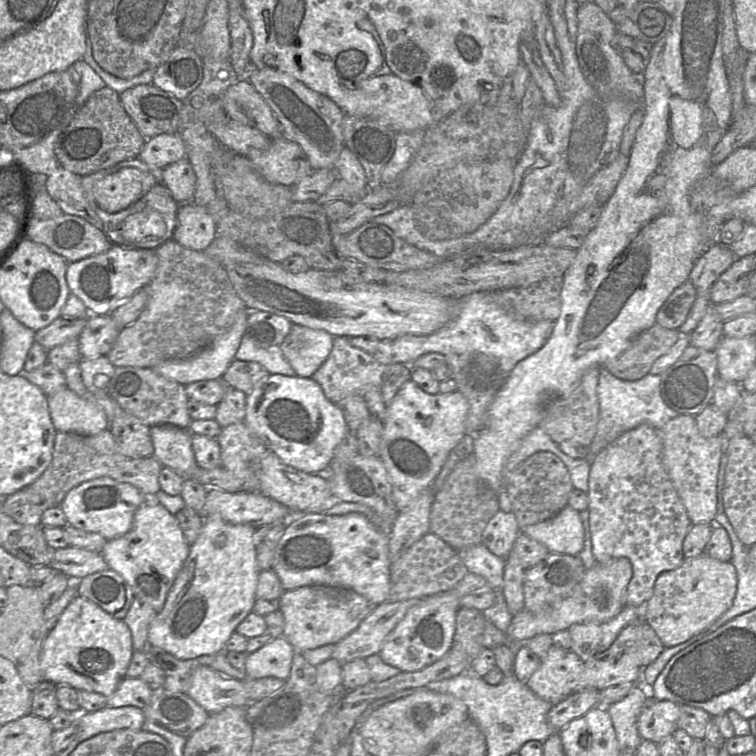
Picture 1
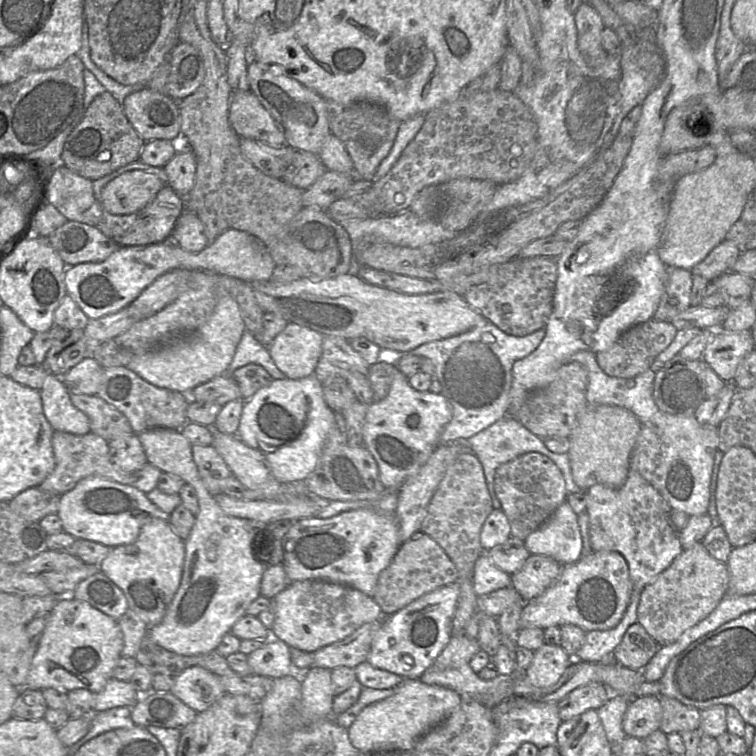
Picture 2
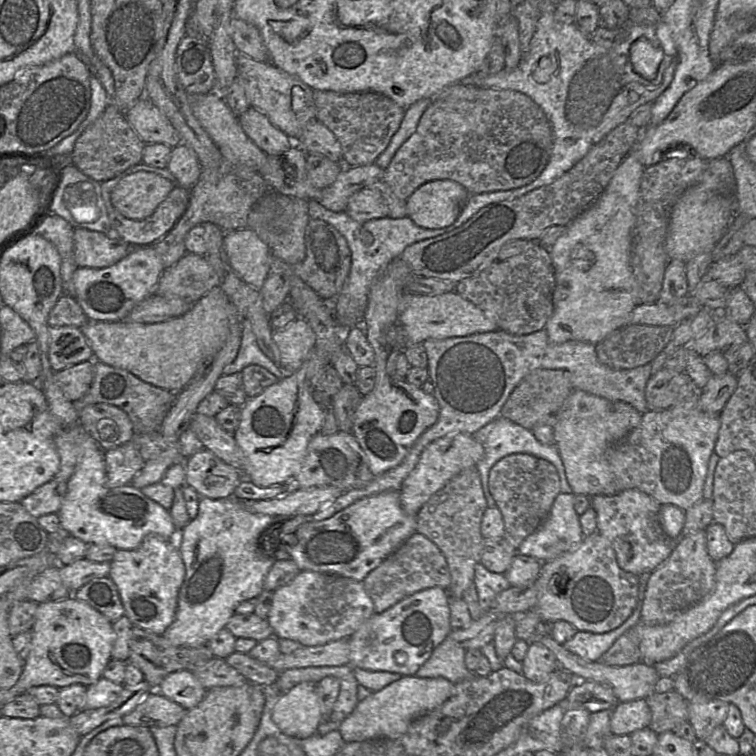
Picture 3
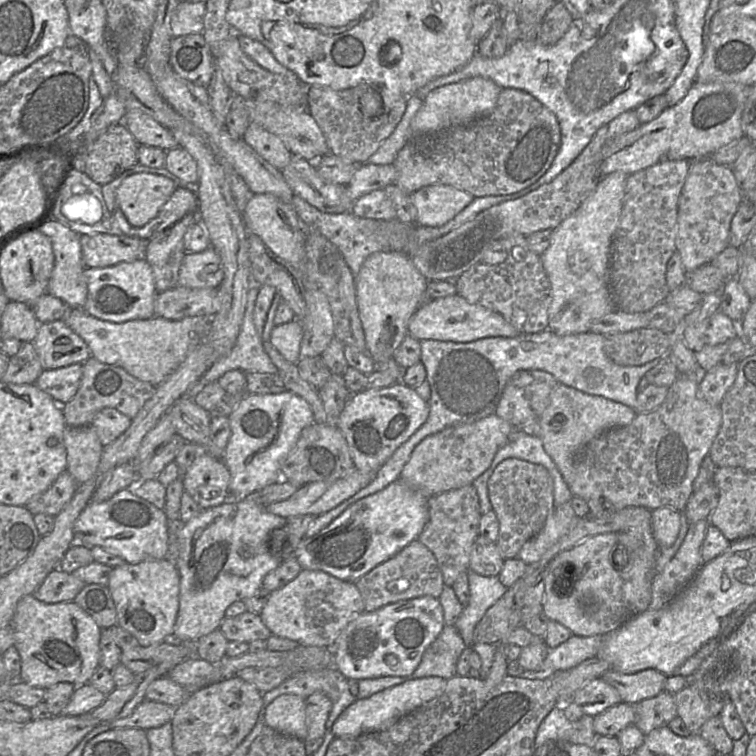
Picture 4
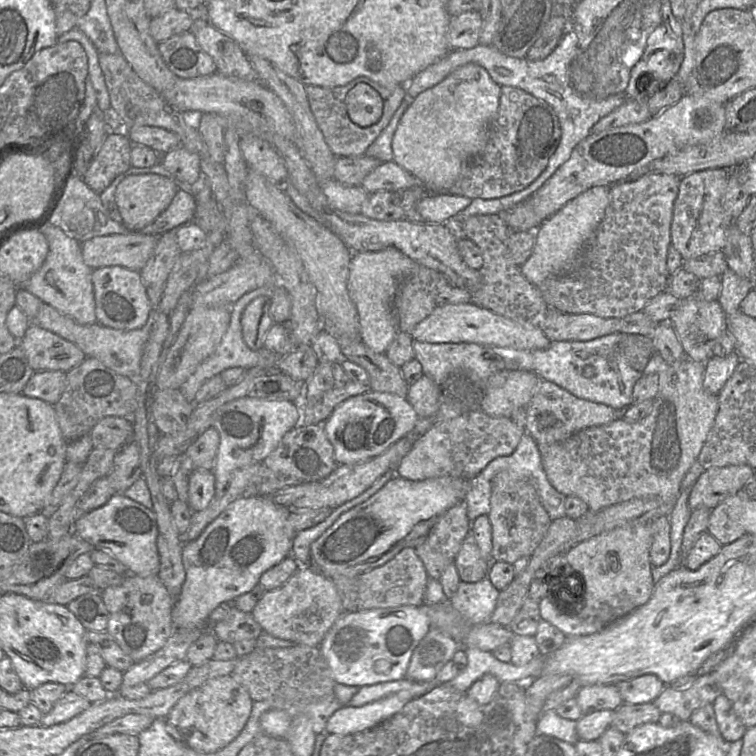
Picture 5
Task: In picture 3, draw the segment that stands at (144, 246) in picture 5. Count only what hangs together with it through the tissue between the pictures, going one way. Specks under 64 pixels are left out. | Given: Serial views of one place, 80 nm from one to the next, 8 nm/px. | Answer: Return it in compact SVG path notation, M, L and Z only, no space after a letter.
M75 228L73 232L73 244L74 244L74 262L77 267L88 267L101 269L112 266L118 261L123 259L130 251L131 247L143 247L143 246L130 246L120 238L110 238L104 233L92 231L84 228Z

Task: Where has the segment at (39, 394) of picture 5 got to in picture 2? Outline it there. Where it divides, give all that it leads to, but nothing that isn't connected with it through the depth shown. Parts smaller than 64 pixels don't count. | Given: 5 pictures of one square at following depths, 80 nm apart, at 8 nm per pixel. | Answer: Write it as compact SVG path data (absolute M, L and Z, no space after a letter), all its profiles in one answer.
M92 356L85 357L62 377L69 393L97 395L102 384L104 367Z

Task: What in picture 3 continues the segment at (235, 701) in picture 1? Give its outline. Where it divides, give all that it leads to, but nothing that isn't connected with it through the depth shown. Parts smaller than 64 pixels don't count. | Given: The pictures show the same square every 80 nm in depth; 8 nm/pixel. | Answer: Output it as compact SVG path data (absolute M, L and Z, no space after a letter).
M180 670L168 674L159 687L154 690L186 710L199 704L207 692L207 689L190 670Z

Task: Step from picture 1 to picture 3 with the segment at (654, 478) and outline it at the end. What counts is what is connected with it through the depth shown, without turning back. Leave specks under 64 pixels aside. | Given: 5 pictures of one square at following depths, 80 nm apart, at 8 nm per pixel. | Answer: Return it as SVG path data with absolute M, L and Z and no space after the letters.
M627 489L616 495L594 495L590 498L590 506L596 513L597 532L611 542L617 563L624 571L637 576L652 572L672 553L676 539L671 539L664 532L659 518L661 504L648 494L637 489Z

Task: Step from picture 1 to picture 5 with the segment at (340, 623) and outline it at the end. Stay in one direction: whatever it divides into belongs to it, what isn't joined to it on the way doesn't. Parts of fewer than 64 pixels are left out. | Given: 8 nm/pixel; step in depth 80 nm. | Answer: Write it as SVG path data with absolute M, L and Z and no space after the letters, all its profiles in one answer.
M300 566L282 586L266 591L252 611L254 619L266 633L311 647L321 644L343 613L341 598L333 580L310 566Z

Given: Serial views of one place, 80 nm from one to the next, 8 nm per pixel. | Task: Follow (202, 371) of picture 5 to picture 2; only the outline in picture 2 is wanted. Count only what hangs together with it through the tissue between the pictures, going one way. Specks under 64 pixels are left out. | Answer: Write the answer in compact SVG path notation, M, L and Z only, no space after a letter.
M246 329L237 345L234 358L226 374L231 375L236 369L250 363L261 365L274 379L287 377L273 361L269 348Z

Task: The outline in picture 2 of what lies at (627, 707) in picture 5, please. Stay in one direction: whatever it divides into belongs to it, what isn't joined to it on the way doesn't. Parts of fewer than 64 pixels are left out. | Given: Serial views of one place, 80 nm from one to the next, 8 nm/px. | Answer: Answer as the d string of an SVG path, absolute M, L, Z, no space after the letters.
M665 695L655 696L659 697L662 706L662 719L659 729L663 733L667 735L699 729L700 711L697 708L687 706Z

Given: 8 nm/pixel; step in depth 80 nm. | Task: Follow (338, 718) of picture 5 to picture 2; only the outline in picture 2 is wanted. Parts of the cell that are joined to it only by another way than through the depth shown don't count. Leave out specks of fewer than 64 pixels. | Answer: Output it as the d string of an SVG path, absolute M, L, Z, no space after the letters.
M404 678L394 687L391 696L361 710L347 728L348 736L351 744L360 752L408 750L422 735L445 720L460 702L460 695L450 688Z

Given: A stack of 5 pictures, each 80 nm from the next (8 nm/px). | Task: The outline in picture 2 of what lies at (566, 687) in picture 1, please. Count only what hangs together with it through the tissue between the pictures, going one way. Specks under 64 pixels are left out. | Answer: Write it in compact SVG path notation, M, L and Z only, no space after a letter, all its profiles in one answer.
M543 644L533 653L533 659L524 673L527 680L536 687L556 684L571 663L578 660L559 645Z

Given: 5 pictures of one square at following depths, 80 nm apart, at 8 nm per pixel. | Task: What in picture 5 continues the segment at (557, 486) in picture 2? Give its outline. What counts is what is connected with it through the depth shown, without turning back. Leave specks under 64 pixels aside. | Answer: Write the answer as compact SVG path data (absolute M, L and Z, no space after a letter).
M505 471L492 480L488 516L492 527L491 559L510 564L523 556L531 556L553 521L544 509L536 488L527 481L513 480Z

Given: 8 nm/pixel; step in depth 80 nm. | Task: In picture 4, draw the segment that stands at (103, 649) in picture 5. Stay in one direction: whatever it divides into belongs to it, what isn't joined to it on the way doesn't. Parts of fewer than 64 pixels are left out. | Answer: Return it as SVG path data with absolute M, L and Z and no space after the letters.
M121 627L102 629L100 649L101 646L113 642L121 650L120 664L134 674L144 672L161 663L170 663L174 668L185 660L198 658L195 654L195 643L165 640L150 646L142 646L131 633Z

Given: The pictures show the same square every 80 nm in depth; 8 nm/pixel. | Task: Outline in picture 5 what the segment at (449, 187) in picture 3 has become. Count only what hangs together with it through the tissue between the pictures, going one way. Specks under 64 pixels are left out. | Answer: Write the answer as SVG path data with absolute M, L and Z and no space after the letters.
M428 193L417 204L426 223L445 223L467 208L473 199L450 193Z

